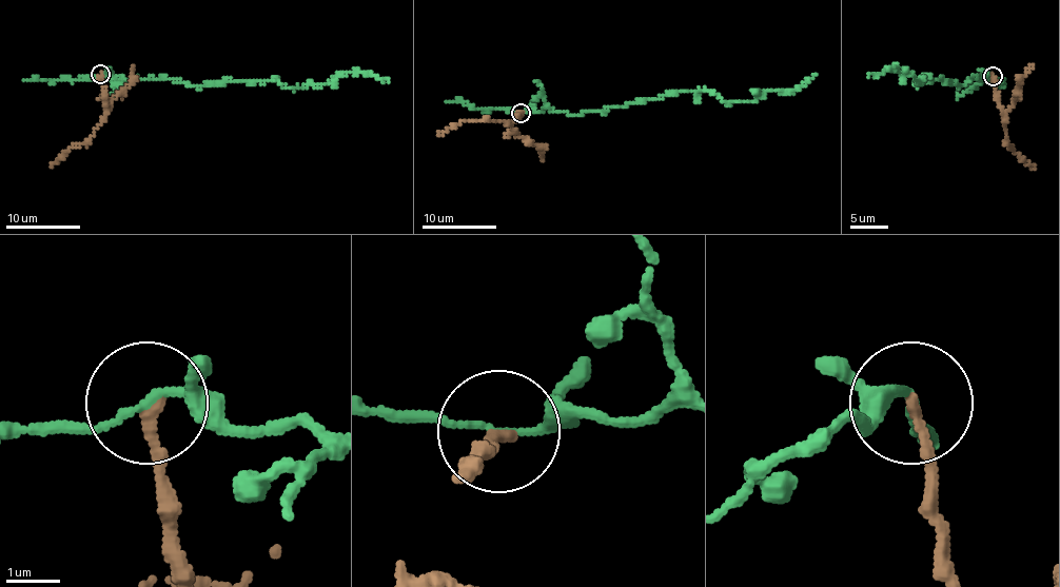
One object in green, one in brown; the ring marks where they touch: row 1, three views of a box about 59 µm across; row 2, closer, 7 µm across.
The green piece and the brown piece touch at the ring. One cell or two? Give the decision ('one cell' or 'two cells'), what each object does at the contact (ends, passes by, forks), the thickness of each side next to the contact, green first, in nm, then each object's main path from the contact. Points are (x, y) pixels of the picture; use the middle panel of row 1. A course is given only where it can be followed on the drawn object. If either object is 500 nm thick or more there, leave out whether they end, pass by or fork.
two cells | green passes by | brown ends | 140/180 nm | green via (522, 113), (552, 109), (578, 116), (681, 90), (754, 102), (772, 90), (792, 93), (817, 73) | brown via (522, 113), (513, 121), (462, 121), (439, 134)

